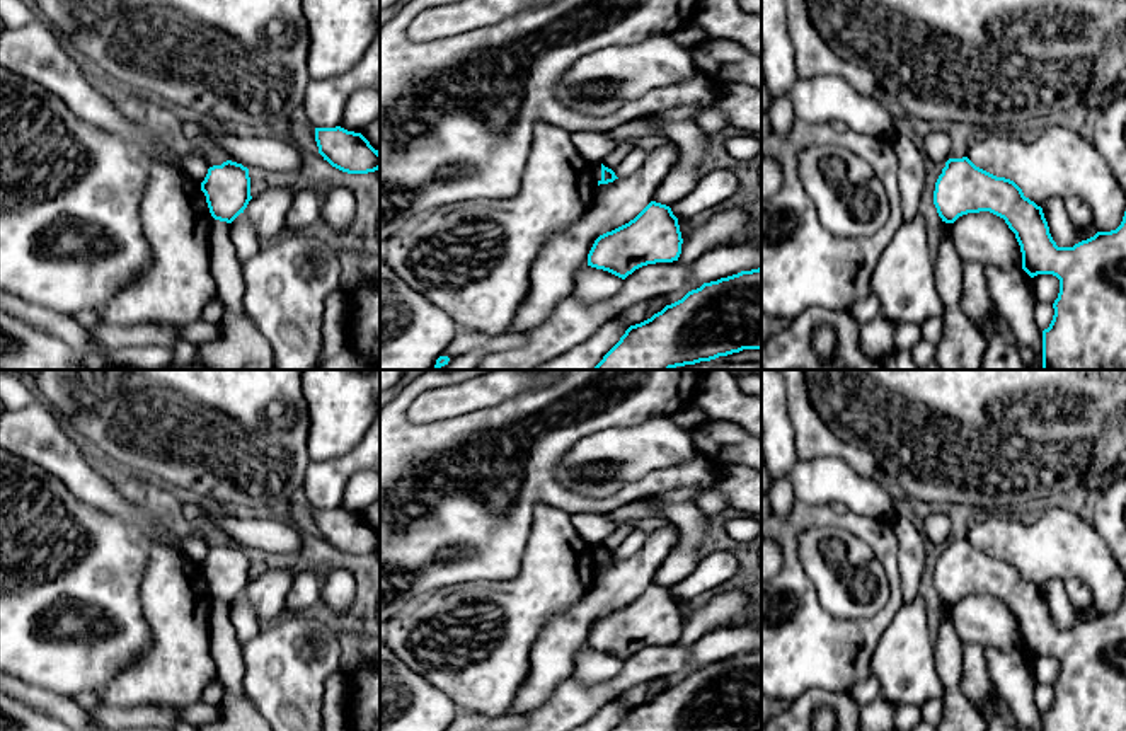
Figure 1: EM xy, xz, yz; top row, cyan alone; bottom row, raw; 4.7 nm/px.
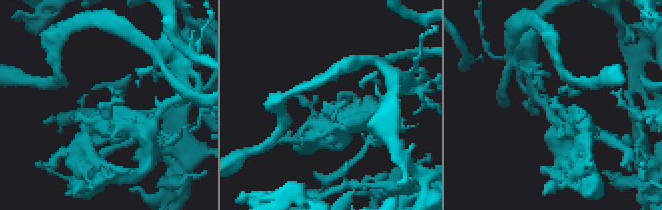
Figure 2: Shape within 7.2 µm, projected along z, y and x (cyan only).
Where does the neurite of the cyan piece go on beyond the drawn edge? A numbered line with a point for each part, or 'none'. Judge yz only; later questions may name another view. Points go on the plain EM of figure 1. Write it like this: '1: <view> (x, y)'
none

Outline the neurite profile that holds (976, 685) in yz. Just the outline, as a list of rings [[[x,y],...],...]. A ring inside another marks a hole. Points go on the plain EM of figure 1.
[[[962,644],[961,690],[985,717],[997,714],[995,685],[988,675],[985,651],[978,644]]]

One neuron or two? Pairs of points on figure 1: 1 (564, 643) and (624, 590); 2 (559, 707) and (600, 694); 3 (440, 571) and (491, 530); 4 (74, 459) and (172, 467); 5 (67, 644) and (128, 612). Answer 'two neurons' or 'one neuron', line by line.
1: one neuron
2: one neuron
3: one neuron
4: two neurons
5: one neuron

